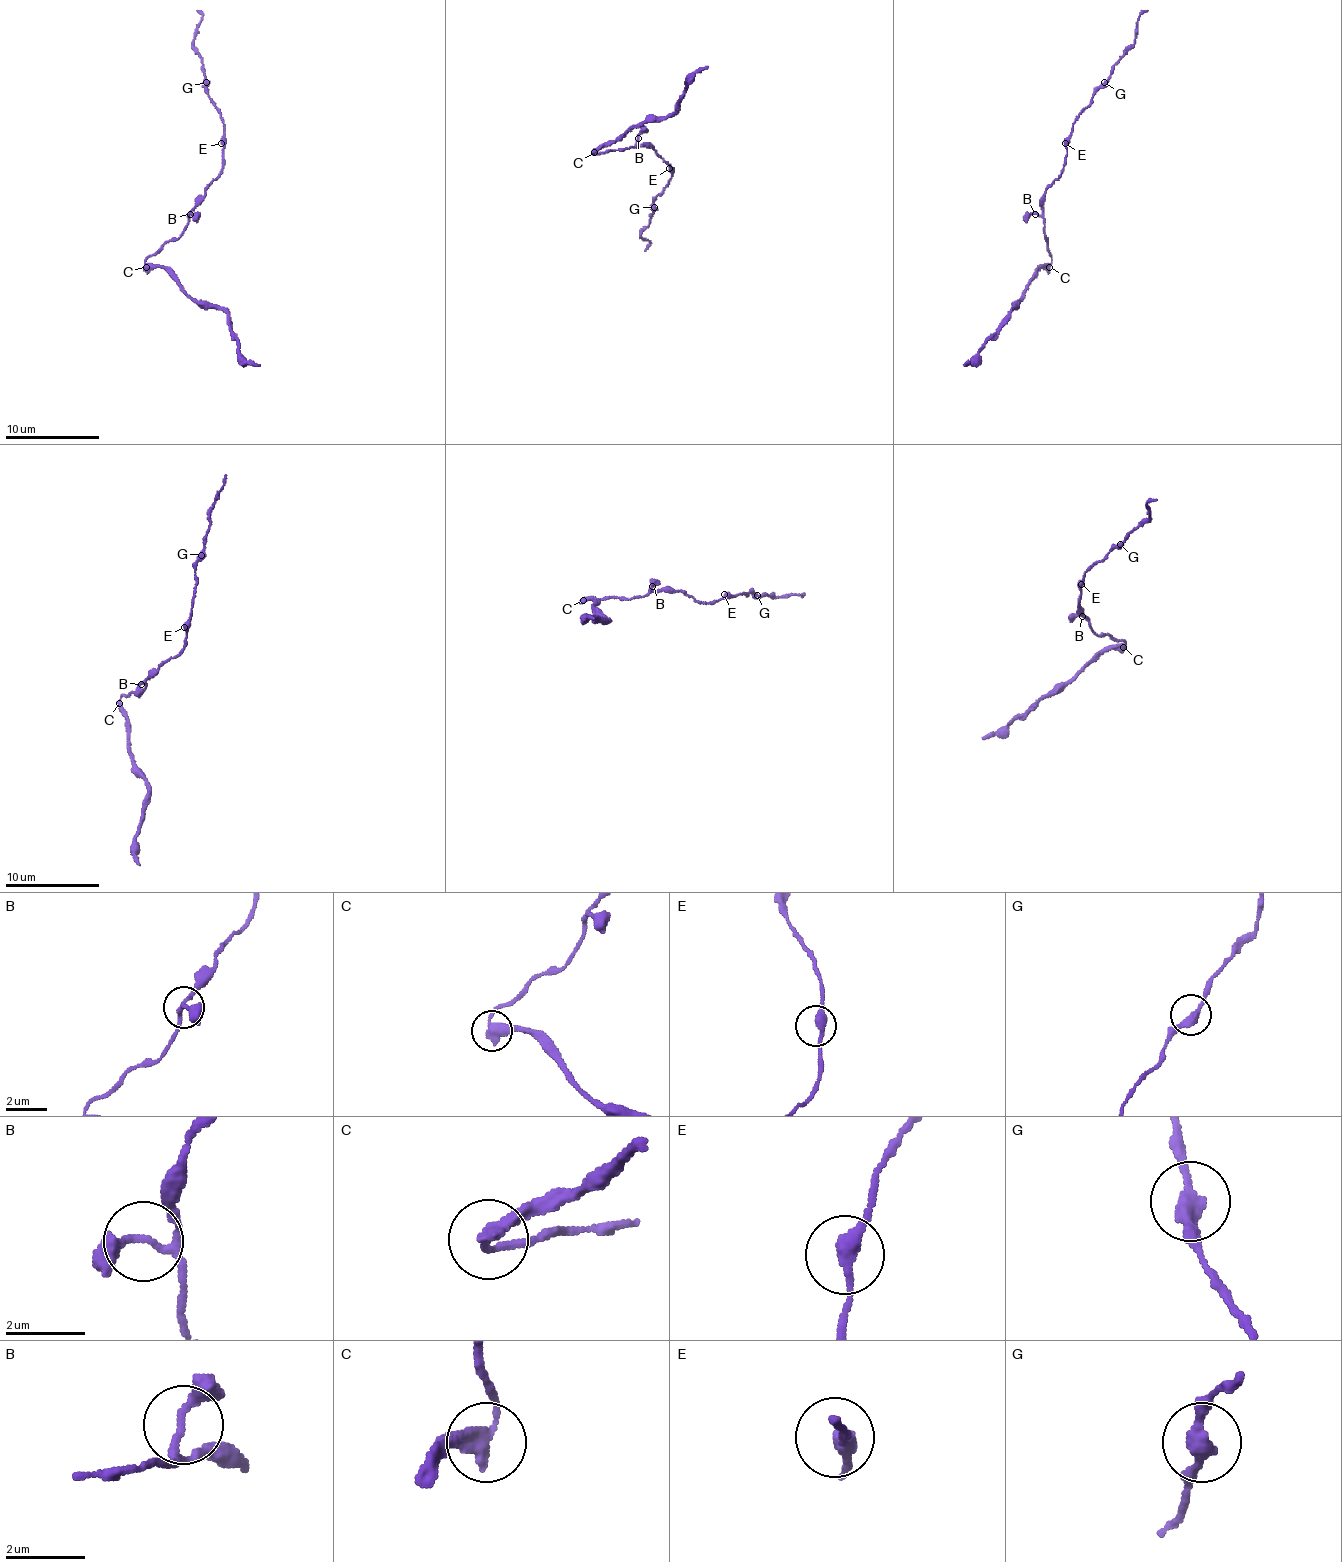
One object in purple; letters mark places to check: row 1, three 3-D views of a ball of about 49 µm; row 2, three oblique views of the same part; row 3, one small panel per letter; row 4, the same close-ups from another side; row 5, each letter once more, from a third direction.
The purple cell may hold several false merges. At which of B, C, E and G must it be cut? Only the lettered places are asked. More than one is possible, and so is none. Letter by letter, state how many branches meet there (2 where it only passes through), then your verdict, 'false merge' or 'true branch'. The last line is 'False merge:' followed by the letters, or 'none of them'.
B: 3 branches meet; true branch
C: 2 branches meet; false merge
E: 2 branches meet; true branch
G: 2 branches meet; true branch
False merge: C

